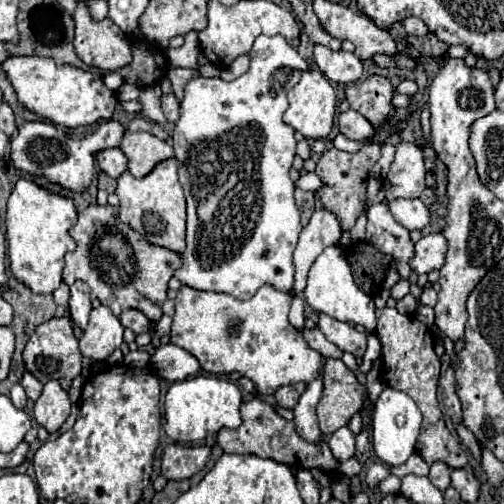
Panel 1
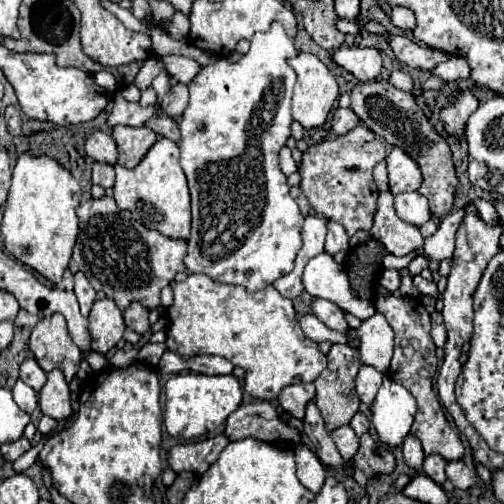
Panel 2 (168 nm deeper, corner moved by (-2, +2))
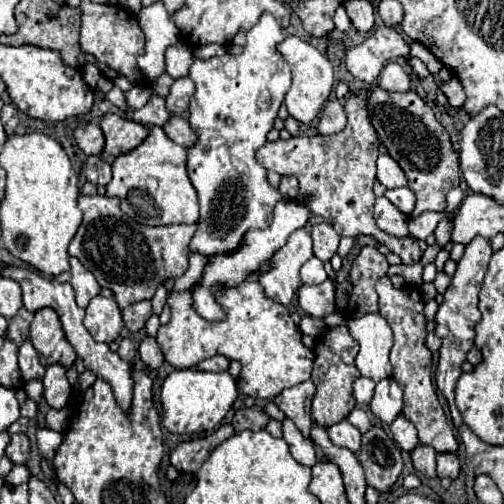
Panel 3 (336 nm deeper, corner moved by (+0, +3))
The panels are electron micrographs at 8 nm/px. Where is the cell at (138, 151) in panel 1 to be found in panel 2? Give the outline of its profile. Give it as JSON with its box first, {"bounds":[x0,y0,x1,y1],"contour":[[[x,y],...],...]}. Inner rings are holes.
{"bounds":[114,126,158,168],"contour":[[[114,126],[114,140],[120,150],[118,164],[126,168],[136,168],[138,162],[146,156],[146,152],[156,144],[158,136],[146,126]]]}

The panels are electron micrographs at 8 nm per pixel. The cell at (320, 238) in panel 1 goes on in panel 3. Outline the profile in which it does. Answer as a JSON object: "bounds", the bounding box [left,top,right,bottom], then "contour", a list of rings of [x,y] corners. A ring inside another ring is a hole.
{"bounds":[258,229,312,305],"contour":[[[306,229],[294,231],[288,243],[270,259],[270,269],[258,277],[258,283],[262,285],[266,297],[288,305],[302,285],[298,271],[312,255],[310,233]]]}

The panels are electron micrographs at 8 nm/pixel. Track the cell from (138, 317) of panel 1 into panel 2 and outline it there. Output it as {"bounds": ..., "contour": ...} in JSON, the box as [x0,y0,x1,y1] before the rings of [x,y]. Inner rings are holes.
{"bounds":[124,302,150,334],"contour":[[[132,302],[132,306],[128,306],[128,310],[124,312],[124,322],[130,330],[134,330],[138,334],[144,334],[150,330],[148,310],[140,302]]]}

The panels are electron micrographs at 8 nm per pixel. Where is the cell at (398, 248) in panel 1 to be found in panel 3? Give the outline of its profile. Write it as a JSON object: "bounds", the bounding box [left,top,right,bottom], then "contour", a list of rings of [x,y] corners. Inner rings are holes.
{"bounds":[374,197,410,237],"contour":[[[386,197],[376,199],[374,219],[376,219],[378,227],[390,235],[396,235],[396,237],[410,235],[408,233],[408,217],[398,207],[394,207]]]}

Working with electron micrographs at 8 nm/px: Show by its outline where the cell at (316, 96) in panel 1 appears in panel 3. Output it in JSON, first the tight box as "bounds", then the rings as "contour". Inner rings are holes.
{"bounds":[278,35,334,123],"contour":[[[288,35],[280,45],[278,45],[280,55],[286,59],[286,63],[292,69],[292,87],[286,93],[284,105],[288,107],[288,113],[302,123],[310,123],[322,105],[326,103],[332,85],[334,85],[334,73],[332,73],[332,63],[310,43],[302,41],[298,35]]]}

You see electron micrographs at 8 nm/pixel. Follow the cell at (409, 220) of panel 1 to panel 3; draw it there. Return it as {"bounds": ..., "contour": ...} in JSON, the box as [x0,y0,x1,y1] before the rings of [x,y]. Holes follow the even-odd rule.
{"bounds":[384,187,414,215],"contour":[[[396,187],[396,189],[388,189],[384,193],[404,215],[410,215],[410,209],[414,209],[414,193],[408,187]]]}

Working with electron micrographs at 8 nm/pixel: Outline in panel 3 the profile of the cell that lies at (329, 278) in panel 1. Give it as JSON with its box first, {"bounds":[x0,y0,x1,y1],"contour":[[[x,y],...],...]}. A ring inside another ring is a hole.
{"bounds":[300,257,328,285],"contour":[[[310,257],[302,269],[300,269],[300,279],[306,285],[318,285],[328,277],[328,273],[324,271],[324,263],[318,257]]]}

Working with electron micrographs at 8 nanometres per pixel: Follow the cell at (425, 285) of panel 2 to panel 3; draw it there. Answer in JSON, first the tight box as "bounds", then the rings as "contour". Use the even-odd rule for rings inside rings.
{"bounds":[388,263,422,285],"contour":[[[414,263],[414,265],[390,265],[388,275],[402,275],[406,279],[406,283],[420,285],[422,283],[422,265],[420,263]]]}

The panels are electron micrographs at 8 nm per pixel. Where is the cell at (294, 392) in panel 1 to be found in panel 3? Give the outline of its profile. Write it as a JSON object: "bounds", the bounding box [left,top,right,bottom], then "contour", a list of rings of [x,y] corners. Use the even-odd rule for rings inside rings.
{"bounds":[274,381,314,439],"contour":[[[304,381],[300,385],[288,387],[284,389],[274,403],[286,413],[286,417],[290,417],[294,421],[294,425],[302,431],[302,435],[306,439],[310,439],[310,429],[312,429],[312,419],[310,419],[310,405],[312,405],[312,397],[314,397],[314,383],[312,381]]]}

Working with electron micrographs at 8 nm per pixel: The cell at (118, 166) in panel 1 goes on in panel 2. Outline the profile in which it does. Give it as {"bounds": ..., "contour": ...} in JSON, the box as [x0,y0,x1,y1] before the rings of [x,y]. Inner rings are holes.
{"bounds":[86,130,118,166],"contour":[[[98,130],[98,132],[94,132],[92,136],[86,138],[86,154],[90,158],[94,158],[96,162],[104,162],[104,164],[110,164],[110,166],[114,166],[118,162],[116,142],[104,130]]]}

